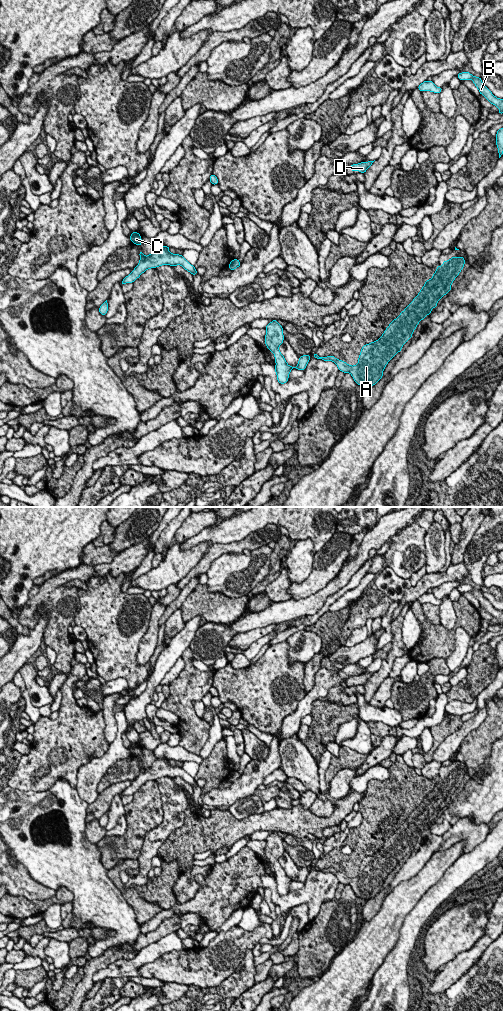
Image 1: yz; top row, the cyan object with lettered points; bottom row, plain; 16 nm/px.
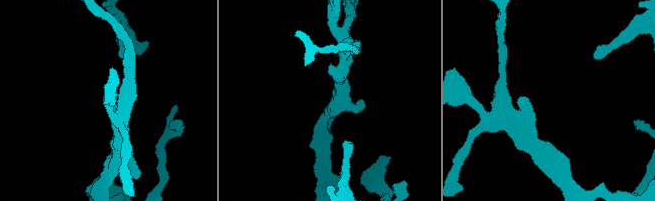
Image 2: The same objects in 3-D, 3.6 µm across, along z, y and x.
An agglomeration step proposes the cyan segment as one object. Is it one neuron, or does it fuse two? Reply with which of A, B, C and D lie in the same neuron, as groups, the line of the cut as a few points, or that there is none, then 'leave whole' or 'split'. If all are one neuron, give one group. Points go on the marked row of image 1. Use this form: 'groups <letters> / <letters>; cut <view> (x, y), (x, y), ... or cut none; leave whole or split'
groups A B C D; cut none; leave whole

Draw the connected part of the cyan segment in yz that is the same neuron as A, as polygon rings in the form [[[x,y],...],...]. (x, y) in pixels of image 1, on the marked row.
[[[452,257],[448,261],[443,260],[443,265],[436,267],[436,272],[404,309],[386,328],[382,336],[375,342],[362,347],[358,364],[351,366],[334,356],[319,357],[316,353],[314,358],[324,361],[333,361],[339,371],[350,373],[356,382],[368,389],[375,385],[383,376],[383,371],[388,362],[401,352],[401,348],[412,338],[412,333],[418,323],[431,313],[437,306],[440,298],[451,290],[451,284],[464,268],[464,257]]]

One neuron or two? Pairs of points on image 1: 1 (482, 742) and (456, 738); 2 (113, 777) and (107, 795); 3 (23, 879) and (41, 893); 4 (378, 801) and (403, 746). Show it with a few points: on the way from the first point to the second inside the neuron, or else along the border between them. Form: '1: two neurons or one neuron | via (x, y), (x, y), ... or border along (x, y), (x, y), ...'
1: two neurons | border along (481, 723), (465, 737), (459, 746)
2: two neurons | border along (132, 779), (112, 783), (98, 794)
3: one neuron | via (27, 883), (37, 891)
4: two neurons | border along (401, 754), (397, 756)

